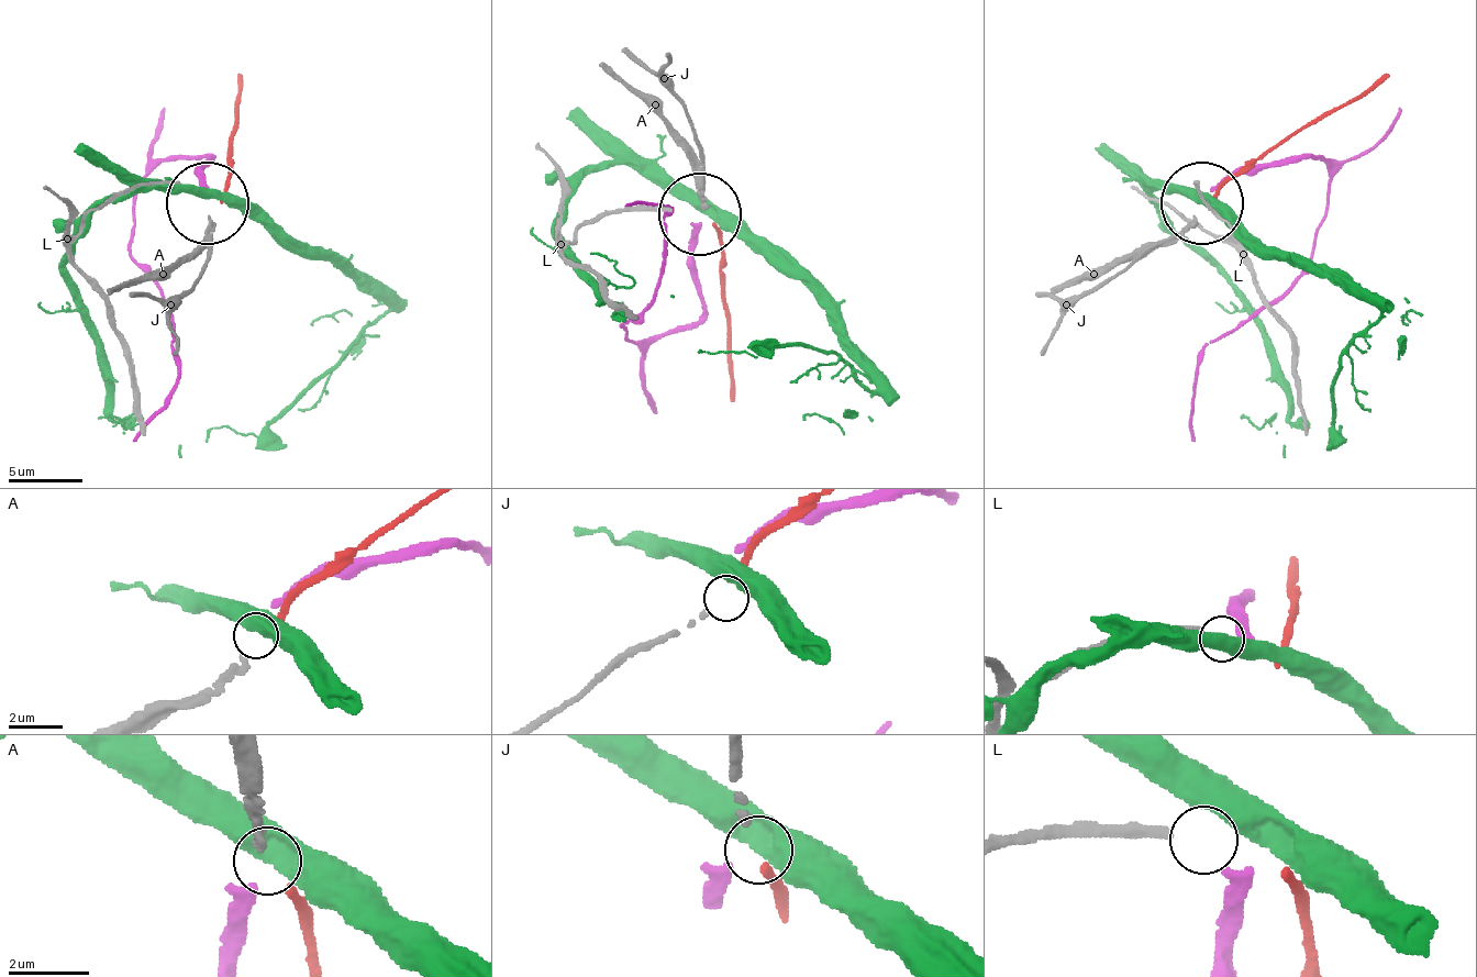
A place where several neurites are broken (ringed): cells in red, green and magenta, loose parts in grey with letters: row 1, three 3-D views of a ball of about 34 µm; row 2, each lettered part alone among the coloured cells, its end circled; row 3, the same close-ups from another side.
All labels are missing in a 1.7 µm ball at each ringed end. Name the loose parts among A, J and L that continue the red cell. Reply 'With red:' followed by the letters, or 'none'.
With red: J

